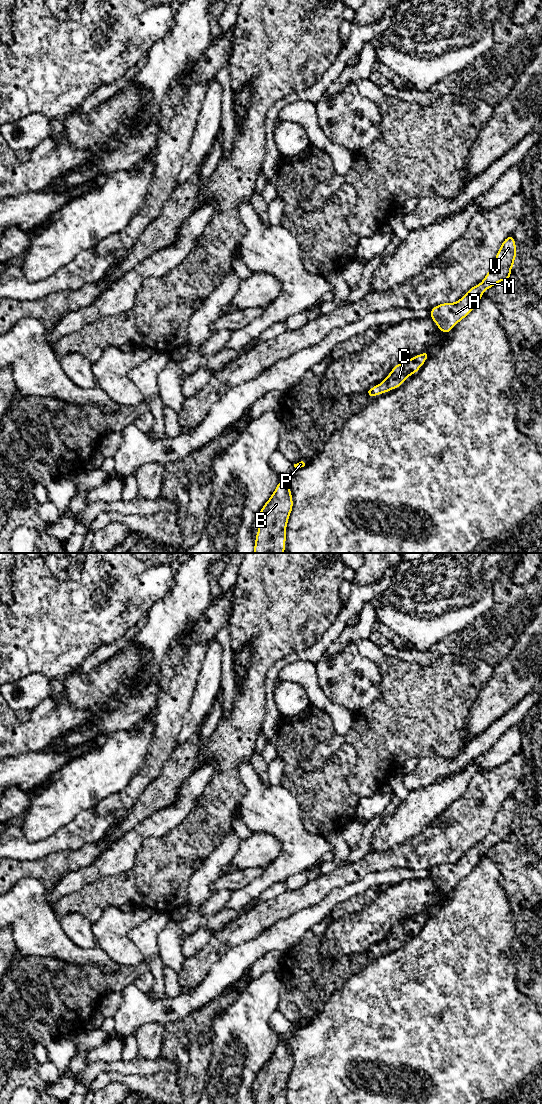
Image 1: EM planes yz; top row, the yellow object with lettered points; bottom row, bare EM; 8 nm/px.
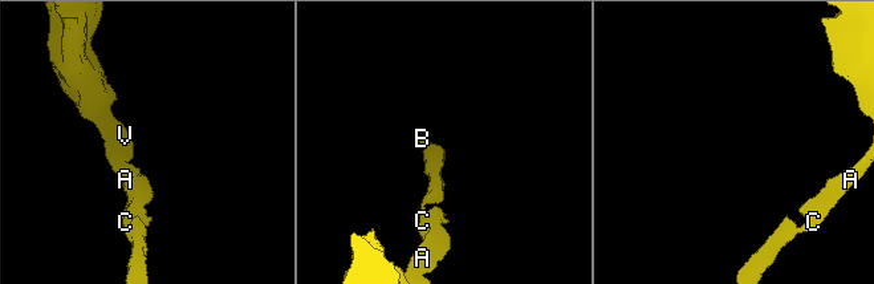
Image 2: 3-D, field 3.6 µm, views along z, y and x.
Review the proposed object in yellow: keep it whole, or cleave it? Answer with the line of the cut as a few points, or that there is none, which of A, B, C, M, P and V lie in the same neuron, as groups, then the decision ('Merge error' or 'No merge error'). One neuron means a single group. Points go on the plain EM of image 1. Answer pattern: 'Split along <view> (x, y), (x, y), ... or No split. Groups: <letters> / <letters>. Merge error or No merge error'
No split. Groups: A B C M P V. No merge error

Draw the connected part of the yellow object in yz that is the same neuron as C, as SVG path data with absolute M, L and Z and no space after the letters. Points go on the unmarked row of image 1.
M426 911L411 919L404 920L401 924L396 924L381 944L373 946L365 952L370 956L370 958L374 958L376 955L383 954L400 947L407 937L416 934L418 929L423 926L425 920L429 916L430 913Z

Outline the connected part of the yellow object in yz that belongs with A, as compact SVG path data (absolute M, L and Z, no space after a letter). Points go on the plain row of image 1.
M509 795L503 801L488 834L480 845L473 846L457 862L442 863L431 869L429 877L434 880L442 893L449 893L458 882L464 879L481 860L483 852L501 841L512 838L510 831L516 817L515 799Z

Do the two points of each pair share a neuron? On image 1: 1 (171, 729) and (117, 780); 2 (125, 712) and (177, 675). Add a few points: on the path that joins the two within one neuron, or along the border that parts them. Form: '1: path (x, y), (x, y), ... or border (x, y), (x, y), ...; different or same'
1: border (155, 727), (155, 737), (146, 763), (138, 771); different
2: border (156, 681), (160, 688), (160, 693), (155, 710); different

